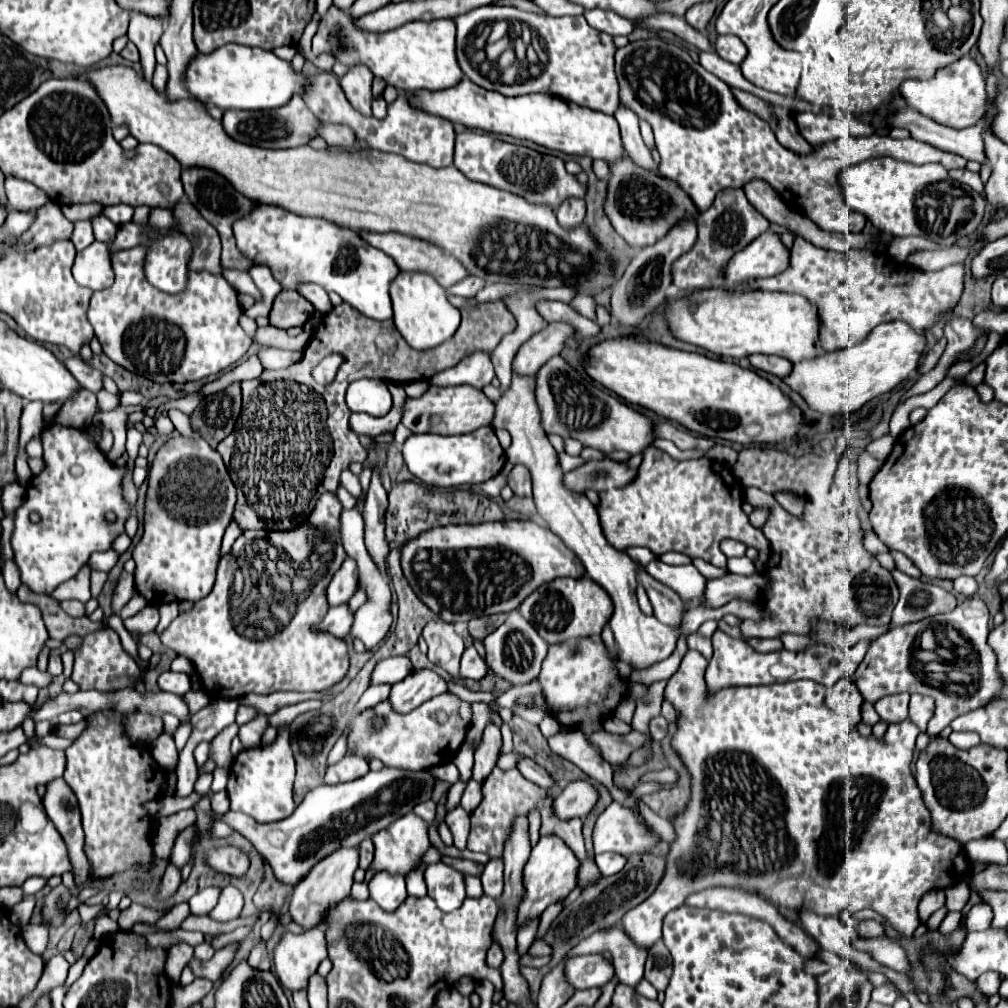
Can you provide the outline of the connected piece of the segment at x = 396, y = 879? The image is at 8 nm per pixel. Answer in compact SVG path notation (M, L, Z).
M378 872L370 882L370 898L384 908L386 912L394 912L406 898L406 876L404 874L388 874L388 872Z

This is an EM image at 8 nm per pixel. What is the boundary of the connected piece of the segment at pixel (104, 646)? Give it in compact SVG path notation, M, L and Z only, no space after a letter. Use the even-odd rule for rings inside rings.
M108 626L96 634L88 634L82 638L80 648L72 650L74 652L74 672L72 672L72 680L80 684L82 690L120 690L120 688L128 688L132 686L134 680L142 678L140 666L134 662L134 658L122 648L120 638L114 630L110 630Z

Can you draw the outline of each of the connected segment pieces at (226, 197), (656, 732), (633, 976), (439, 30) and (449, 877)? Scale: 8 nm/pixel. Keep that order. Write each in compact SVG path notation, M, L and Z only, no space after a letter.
M200 166L184 168L182 170L182 182L184 182L184 192L186 192L188 200L218 230L218 234L222 238L222 266L234 268L234 270L250 270L254 266L254 262L248 260L248 256L244 256L236 248L232 226L236 220L248 216L250 210L254 210L258 206L258 202L252 202L252 198L244 198L240 192L236 192L236 188L222 174L216 174L214 170L208 170L208 168L200 168Z
M662 714L650 720L650 734L652 738L664 738L668 734L668 720Z
M612 926L608 930L598 930L578 946L574 946L568 954L582 956L582 954L600 954L602 950L610 950L614 956L616 976L622 984L636 988L638 982L644 978L644 962L646 950L640 950L620 926Z
M332 6L312 38L312 54L318 56L322 52L334 54L336 60L346 66L354 66L358 62L366 64L374 76L384 78L386 84L392 84L402 92L444 90L456 86L464 78L464 72L456 62L456 28L450 18L432 22L416 20L386 34L368 34L354 28L352 18Z
M436 862L424 870L424 880L428 886L428 896L434 898L442 912L454 912L462 906L466 898L466 882L462 872L446 866L444 862Z

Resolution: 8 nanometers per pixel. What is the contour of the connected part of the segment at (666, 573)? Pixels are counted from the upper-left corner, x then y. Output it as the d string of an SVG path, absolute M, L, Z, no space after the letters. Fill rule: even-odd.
M652 560L646 566L646 572L656 578L658 582L670 586L674 592L680 594L682 600L692 600L698 598L704 592L706 578L692 566L668 566L660 560Z

